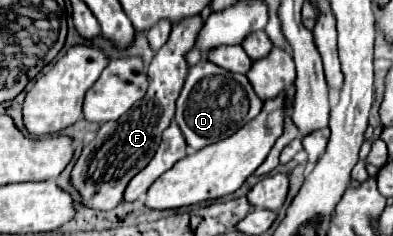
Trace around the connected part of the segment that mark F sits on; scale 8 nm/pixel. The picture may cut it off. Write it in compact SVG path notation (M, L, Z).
M200 16L188 18L186 22L178 22L178 26L172 26L172 34L168 42L156 52L152 64L148 66L148 92L142 100L138 100L122 118L116 122L104 122L96 134L96 138L86 144L76 158L72 172L70 172L70 186L78 190L82 204L94 210L112 210L122 200L122 190L126 190L126 182L134 174L138 174L156 154L162 132L172 124L174 112L176 112L176 100L180 96L188 64L184 60L184 54L192 50L194 38L198 36L198 30L202 28Z

